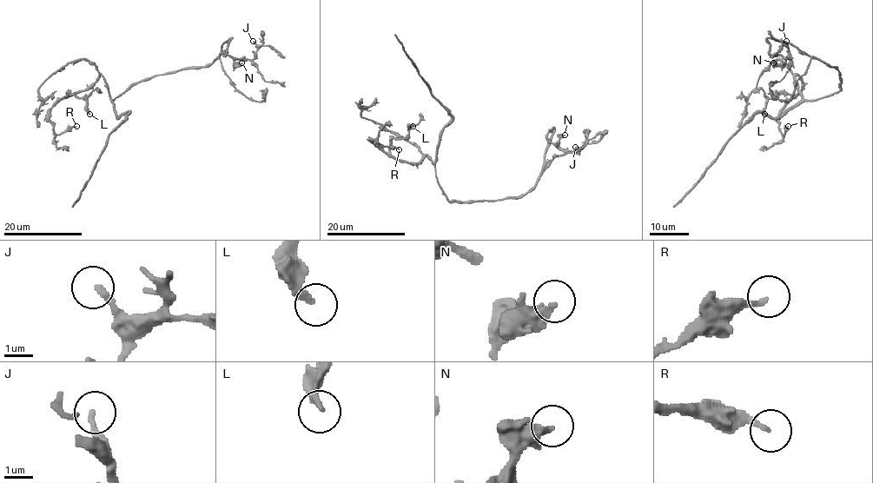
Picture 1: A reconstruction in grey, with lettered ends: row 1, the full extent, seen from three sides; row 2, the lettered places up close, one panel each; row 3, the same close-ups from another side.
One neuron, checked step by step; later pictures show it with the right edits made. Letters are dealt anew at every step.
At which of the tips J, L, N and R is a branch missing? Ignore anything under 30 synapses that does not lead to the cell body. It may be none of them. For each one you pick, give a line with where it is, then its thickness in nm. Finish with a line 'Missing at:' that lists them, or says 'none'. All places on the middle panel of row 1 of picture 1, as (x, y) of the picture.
L: (413, 126) | 240 nm
Missing at: L

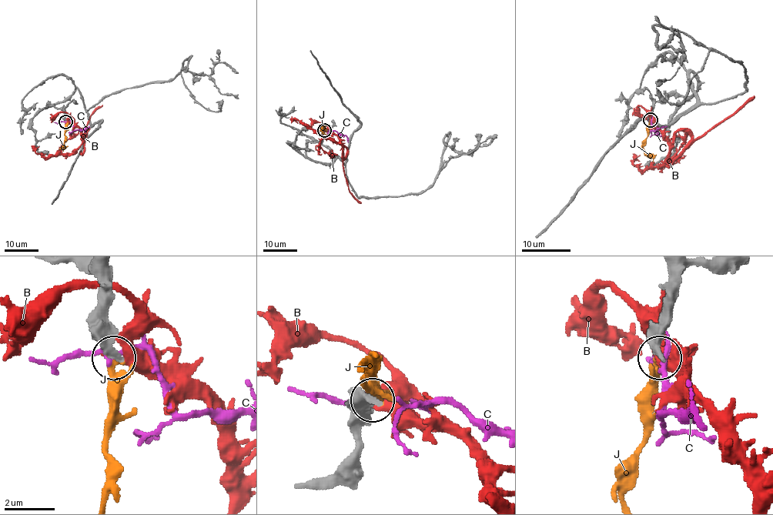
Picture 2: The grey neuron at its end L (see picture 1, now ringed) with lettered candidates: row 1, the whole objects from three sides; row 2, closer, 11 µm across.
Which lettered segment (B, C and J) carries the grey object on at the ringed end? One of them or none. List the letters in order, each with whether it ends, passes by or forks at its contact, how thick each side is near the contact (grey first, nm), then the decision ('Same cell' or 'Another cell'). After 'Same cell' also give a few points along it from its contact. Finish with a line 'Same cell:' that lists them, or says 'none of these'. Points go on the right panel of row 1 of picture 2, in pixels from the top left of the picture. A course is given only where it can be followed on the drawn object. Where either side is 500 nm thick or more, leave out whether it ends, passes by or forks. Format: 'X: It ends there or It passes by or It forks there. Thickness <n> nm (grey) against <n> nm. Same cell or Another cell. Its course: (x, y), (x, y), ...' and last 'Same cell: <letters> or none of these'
B: It passes by. Thickness 460 nm (grey) against 260 nm. Another cell
C: It passes by. Thickness 480 nm (grey) against 160 nm. Another cell
J: It passes by. Thickness 400 nm (grey) against 240 nm. Same cell. Its course: (650, 119), (649, 134), (644, 149), (655, 154)
Same cell: J

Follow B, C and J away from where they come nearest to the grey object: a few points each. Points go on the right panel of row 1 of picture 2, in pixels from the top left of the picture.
B: (650, 119), (671, 143), (679, 131), (687, 131), (694, 138), (701, 138), (754, 96)
C: (650, 118), (650, 131), (667, 125)
J: (650, 119), (649, 134), (644, 149), (655, 154)

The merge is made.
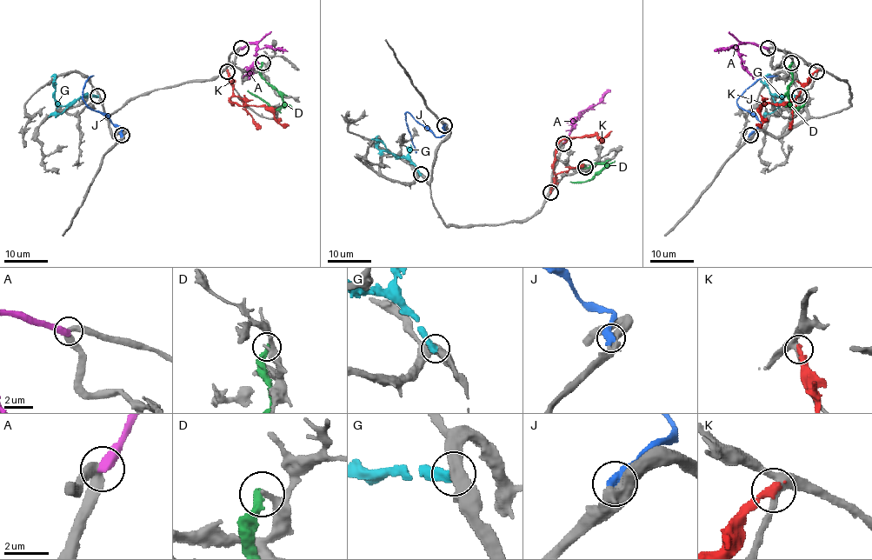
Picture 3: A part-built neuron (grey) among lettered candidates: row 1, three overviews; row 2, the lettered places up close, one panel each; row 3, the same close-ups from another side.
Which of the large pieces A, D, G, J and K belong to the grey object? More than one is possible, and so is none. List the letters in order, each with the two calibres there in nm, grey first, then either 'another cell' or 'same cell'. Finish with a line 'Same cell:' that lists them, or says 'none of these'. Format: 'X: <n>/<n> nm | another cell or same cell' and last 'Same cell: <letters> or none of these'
A: 420/480 nm | another cell
D: 260/340 nm | another cell
G: 440/500 nm | another cell
J: 600/500 nm | another cell
K: 280/320 nm | another cell
Same cell: none of these

